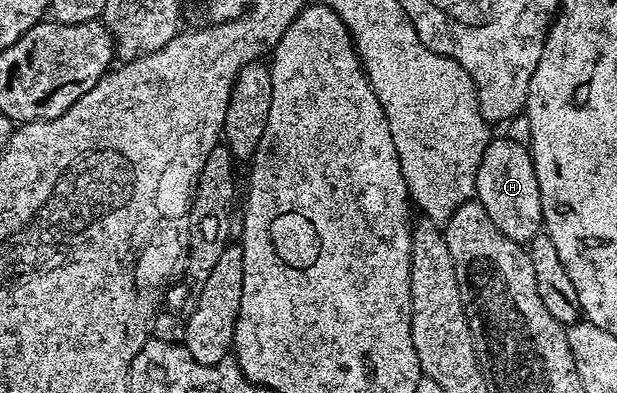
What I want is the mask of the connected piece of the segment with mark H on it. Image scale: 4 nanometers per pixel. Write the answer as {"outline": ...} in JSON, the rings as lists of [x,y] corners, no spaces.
{"outline":[[[505,137],[491,138],[484,149],[480,169],[476,177],[476,199],[488,209],[492,225],[512,241],[526,245],[543,230],[540,185],[536,181],[534,158],[527,144],[517,143]]]}

